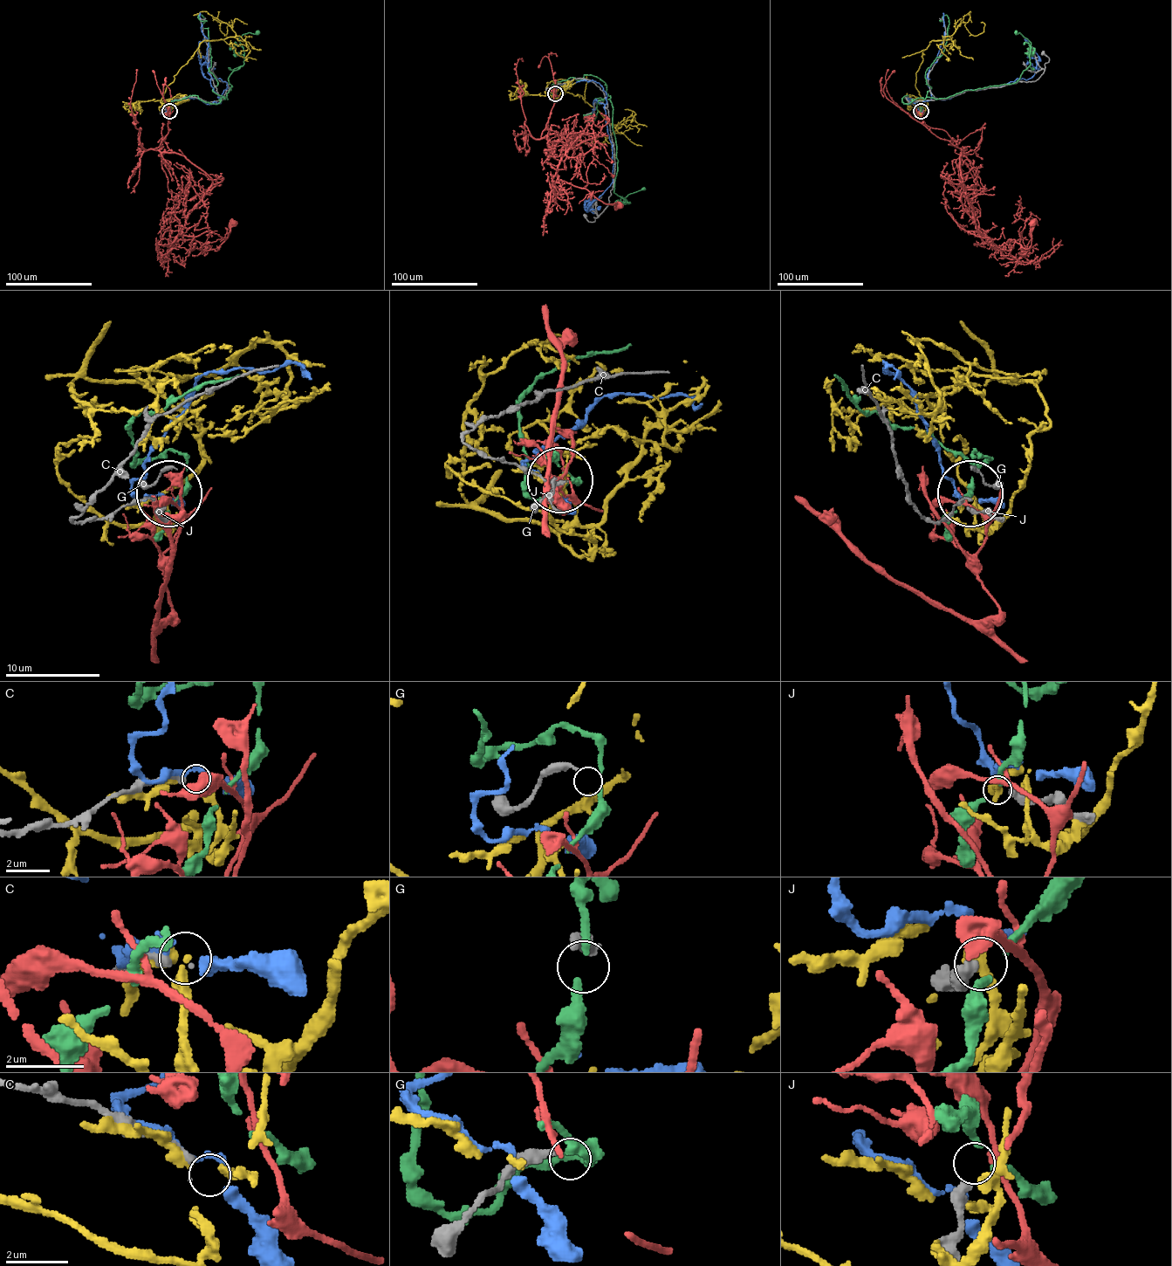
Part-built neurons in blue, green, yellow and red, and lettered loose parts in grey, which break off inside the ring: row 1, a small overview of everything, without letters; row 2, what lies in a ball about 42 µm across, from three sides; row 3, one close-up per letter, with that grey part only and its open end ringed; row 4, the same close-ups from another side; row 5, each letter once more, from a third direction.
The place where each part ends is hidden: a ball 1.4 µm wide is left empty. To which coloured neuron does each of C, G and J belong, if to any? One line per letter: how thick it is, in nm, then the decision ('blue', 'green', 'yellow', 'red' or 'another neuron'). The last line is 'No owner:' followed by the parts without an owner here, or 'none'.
C: calibre 160 nm; another neuron
G: calibre 260 nm; another neuron
J: calibre 400 nm; green
No owner: C, G

